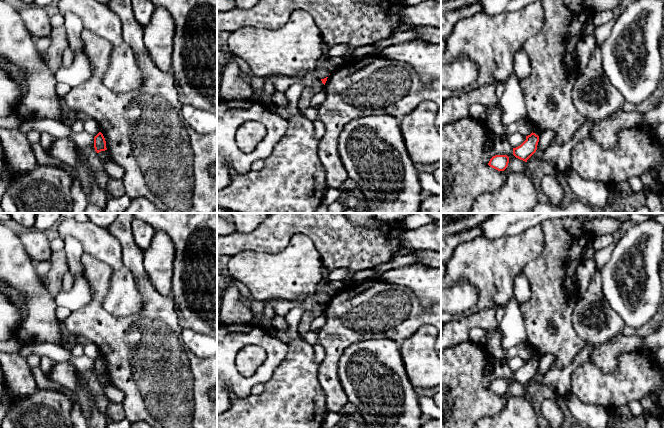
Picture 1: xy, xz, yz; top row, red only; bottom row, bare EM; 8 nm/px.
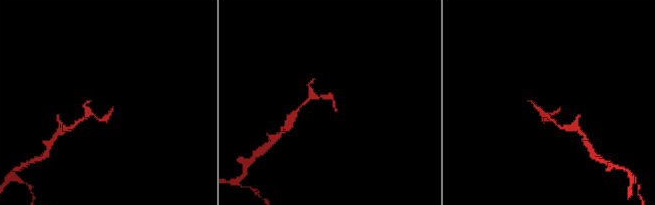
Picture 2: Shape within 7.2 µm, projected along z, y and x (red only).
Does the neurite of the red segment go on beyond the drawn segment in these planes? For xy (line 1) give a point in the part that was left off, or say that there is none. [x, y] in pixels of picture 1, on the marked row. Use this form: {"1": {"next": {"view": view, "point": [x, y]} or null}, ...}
{"1": {"next": null}}

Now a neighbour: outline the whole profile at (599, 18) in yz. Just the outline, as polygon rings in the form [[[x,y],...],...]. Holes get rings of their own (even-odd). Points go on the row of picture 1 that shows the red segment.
[[[606,10],[593,13],[593,22],[595,26],[600,26],[609,22],[614,17],[612,10]]]

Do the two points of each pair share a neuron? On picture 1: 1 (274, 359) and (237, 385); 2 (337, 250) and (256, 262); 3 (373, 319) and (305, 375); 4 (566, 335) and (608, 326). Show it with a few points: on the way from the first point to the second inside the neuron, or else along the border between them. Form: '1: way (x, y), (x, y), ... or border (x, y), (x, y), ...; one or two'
1: way (266, 368), (254, 380), (246, 383); one
2: border (304, 234), (312, 241), (324, 266); two
3: border (318, 365), (318, 383), (322, 388); two
4: border (573, 310), (572, 326), (585, 342); two

